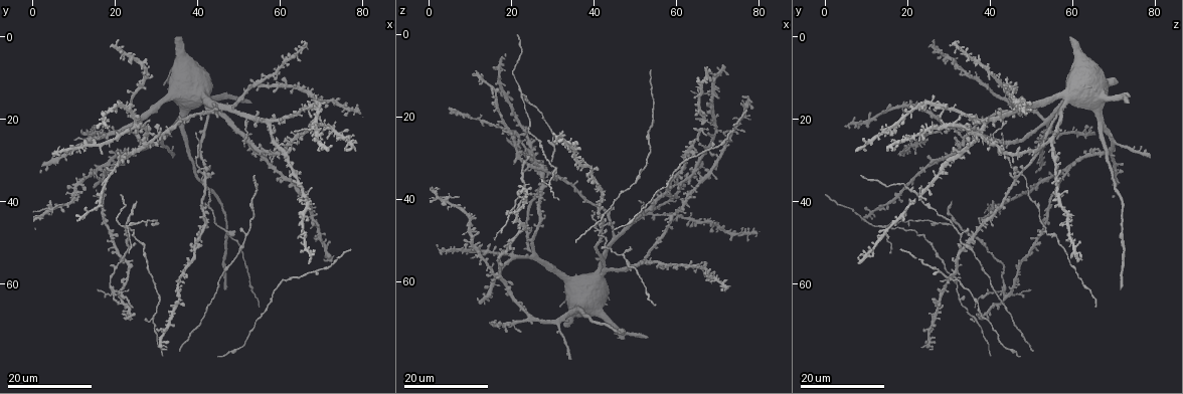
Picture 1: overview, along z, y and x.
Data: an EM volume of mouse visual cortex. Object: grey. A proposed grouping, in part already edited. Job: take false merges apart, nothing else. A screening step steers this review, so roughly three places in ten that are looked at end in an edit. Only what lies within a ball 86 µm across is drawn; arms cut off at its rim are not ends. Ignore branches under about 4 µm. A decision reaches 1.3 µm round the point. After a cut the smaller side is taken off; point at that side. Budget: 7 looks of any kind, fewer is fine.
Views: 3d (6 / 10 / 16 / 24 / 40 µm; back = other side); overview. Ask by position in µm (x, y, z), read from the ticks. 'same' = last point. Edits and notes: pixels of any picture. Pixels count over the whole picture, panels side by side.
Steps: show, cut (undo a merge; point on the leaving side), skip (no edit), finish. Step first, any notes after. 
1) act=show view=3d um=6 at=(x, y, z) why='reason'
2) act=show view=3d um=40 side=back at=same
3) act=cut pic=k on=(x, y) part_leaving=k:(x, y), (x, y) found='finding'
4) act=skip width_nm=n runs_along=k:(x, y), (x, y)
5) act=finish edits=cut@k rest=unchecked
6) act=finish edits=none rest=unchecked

act=show view=3d um=16 at=(24.0, 67.5, 37.5) why='small branch off a trunk'

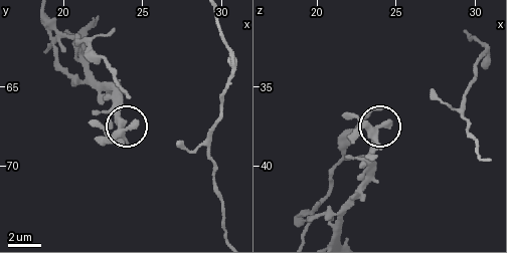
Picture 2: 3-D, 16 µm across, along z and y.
act=show view=3d um=6 at=(24.1, 67.8, 37.5) why='zoom in'

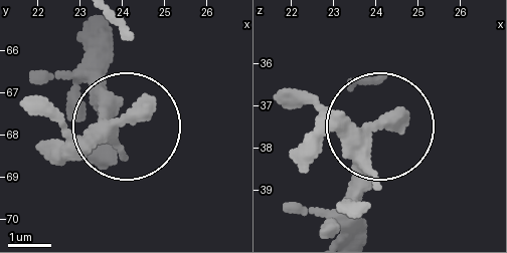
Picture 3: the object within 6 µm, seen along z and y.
act=skip found='one cell here'

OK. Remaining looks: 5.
act=show view=3d um=16 at=(29.5, 69.0, 36.5) why='three arms meet'

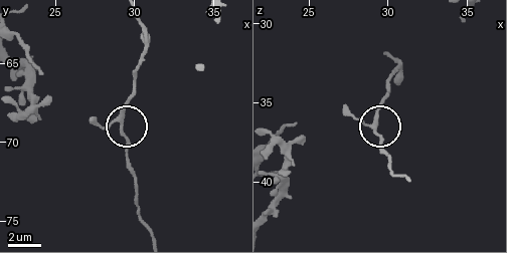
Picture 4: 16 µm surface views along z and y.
act=show view=3d um=10 at=(29.2, 68.7, 36.5)

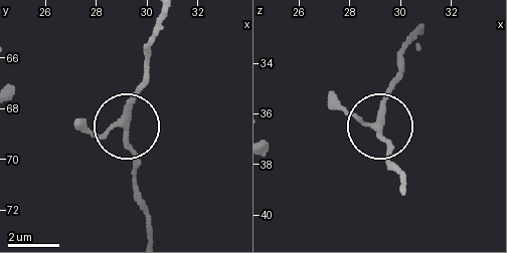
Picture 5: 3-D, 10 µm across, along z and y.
act=skip side_arm_um=11 found='all the same cell'

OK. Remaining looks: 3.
act=show view=3d um=24 at=(69.5, 22.5, 14.0) why='small branch off a trunk'

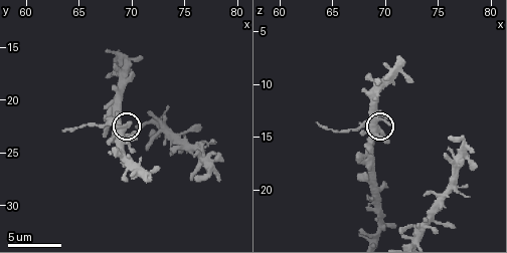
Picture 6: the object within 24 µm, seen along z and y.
act=show view=3d um=10 at=(69.0, 23.0, 13.8)

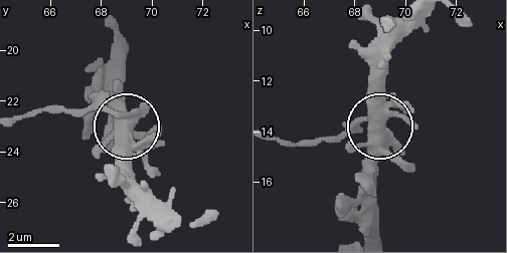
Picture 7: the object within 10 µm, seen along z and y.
act=cut pic=7 on=(102, 102) width_nm=440 part_leaving=7:(136, 110), (19, 115) found='two cells meet here'

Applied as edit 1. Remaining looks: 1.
act=finish edits=cut@7 rest=unchecked

